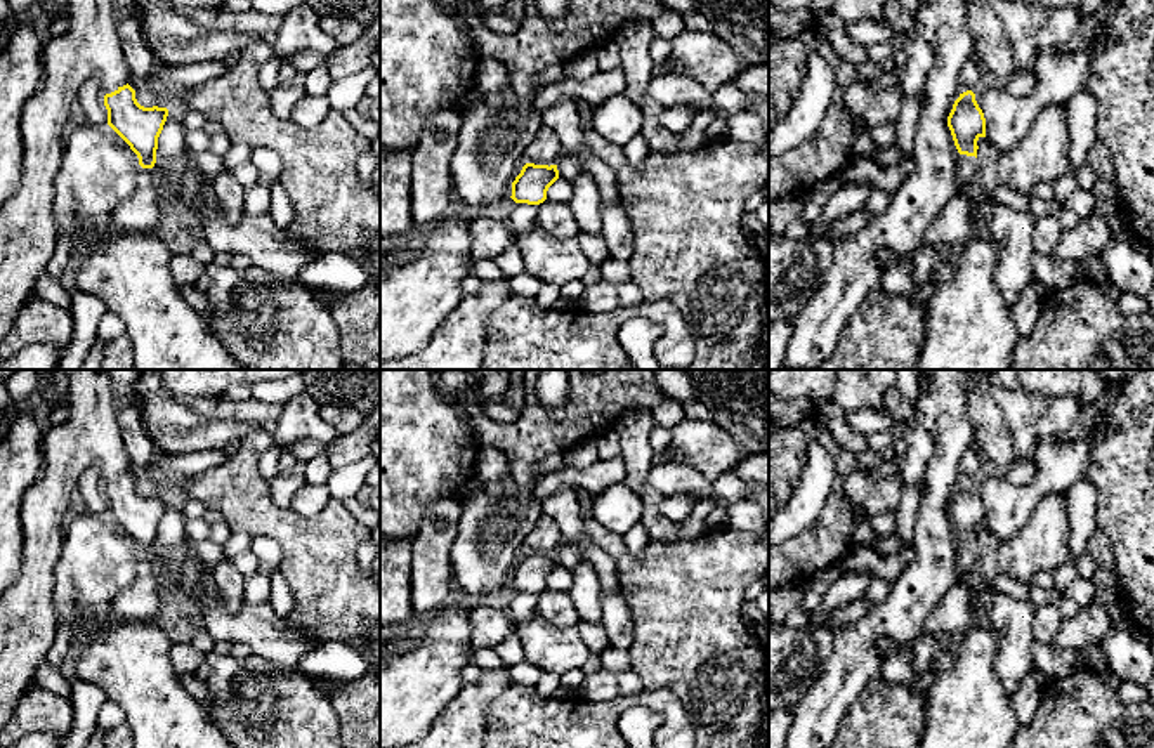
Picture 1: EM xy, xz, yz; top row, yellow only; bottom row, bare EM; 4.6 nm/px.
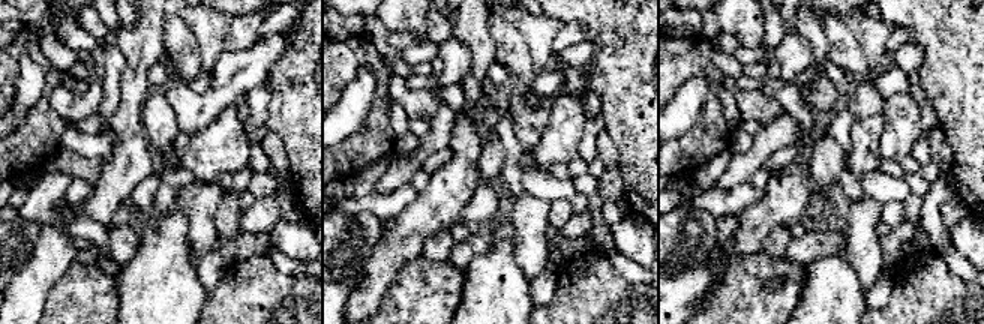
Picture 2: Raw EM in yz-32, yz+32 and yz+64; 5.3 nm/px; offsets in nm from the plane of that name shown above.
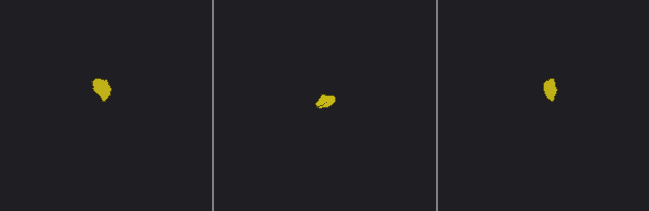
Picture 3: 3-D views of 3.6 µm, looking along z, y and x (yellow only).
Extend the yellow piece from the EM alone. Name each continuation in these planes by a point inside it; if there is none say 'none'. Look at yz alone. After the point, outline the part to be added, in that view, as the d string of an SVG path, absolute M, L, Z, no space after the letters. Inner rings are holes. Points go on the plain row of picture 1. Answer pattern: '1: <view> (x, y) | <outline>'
1: yz (967, 556) | M958 541L956 548L958 580L970 583L977 574L979 562L980 562L979 547Z

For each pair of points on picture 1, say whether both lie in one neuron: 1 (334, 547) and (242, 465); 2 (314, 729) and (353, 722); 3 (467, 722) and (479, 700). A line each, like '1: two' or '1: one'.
1: one
2: two
3: one

